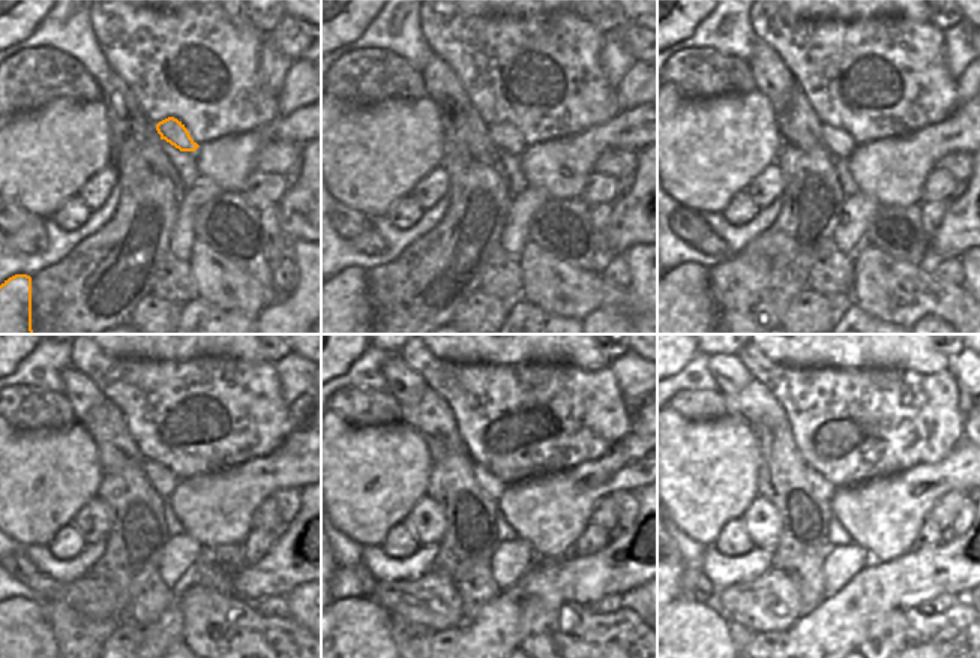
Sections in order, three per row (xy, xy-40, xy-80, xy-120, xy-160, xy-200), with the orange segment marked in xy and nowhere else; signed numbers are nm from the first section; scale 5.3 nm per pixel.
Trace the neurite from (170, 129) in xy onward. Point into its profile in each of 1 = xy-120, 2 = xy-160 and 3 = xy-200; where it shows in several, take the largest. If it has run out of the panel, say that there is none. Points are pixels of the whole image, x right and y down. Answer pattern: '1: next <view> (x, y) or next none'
1: next xy-120 (159, 477)
2: next xy-160 (488, 481)
3: next xy-200 (823, 489)

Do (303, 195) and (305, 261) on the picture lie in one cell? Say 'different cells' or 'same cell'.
different cells

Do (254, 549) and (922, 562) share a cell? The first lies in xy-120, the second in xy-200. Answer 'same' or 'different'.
different

